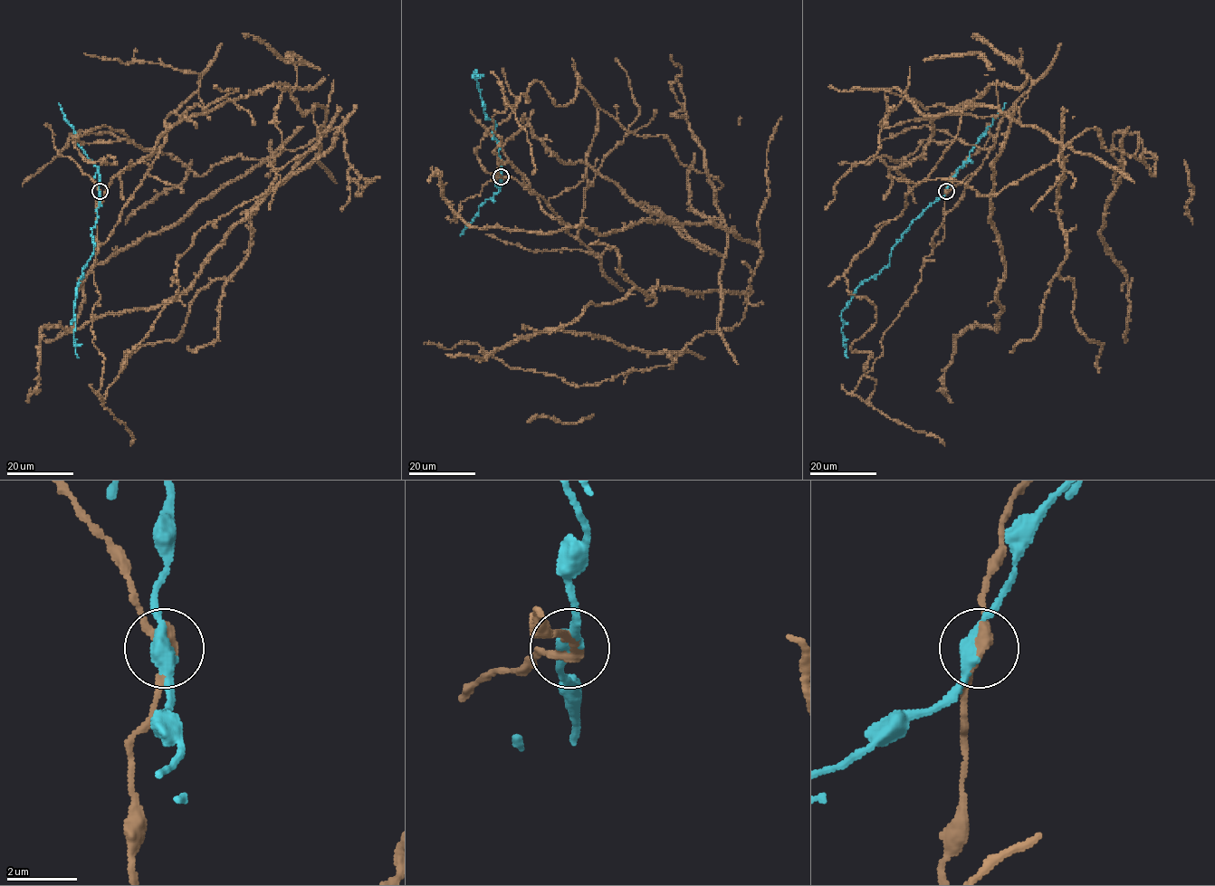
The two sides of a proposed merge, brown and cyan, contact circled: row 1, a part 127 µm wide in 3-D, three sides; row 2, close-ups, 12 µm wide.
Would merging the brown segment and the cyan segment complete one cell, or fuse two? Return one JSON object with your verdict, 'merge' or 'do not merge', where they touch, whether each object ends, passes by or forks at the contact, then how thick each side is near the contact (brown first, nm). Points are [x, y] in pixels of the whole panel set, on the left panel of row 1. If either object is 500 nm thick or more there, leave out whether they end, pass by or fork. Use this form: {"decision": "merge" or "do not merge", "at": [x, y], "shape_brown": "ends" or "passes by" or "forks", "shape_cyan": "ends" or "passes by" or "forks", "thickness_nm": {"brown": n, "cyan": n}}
{"decision": "do not merge", "at": [100, 191], "shape_brown": "passes by", "shape_cyan": "passes by", "thickness_nm": {"brown": 320, "cyan": 400}}

